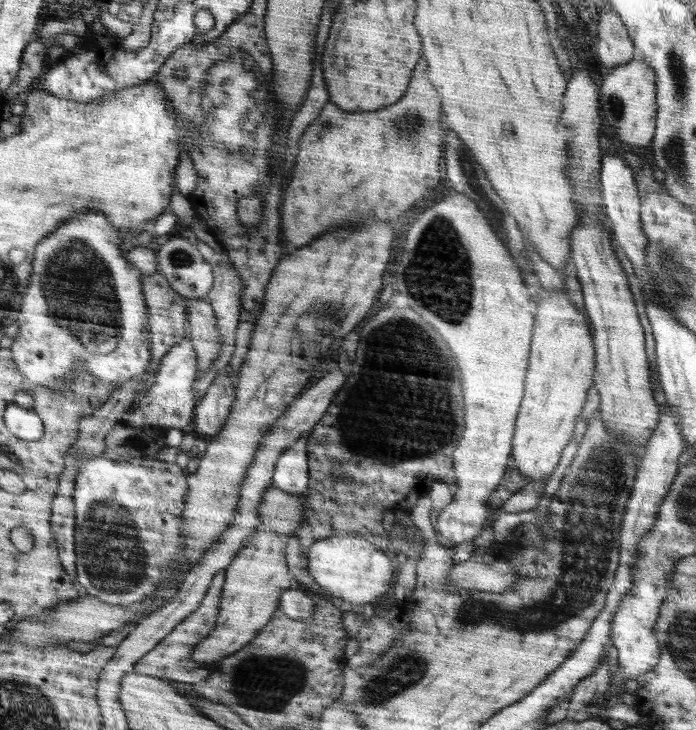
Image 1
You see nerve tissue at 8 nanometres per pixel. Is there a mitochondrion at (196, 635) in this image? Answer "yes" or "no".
no

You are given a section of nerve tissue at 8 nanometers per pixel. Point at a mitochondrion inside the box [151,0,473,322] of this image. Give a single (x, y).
(232, 105)

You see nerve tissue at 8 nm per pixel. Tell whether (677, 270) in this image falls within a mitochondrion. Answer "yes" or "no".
yes

